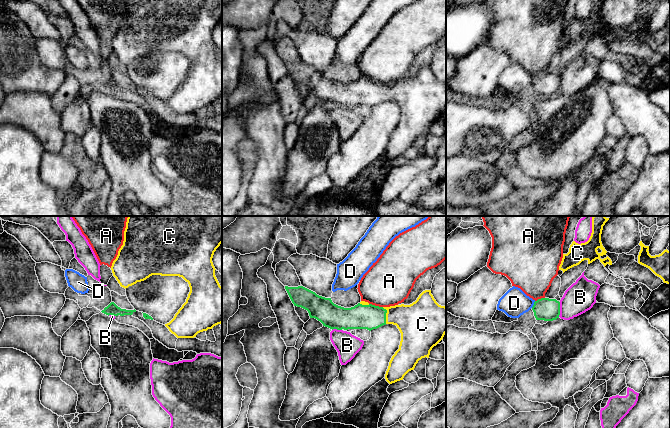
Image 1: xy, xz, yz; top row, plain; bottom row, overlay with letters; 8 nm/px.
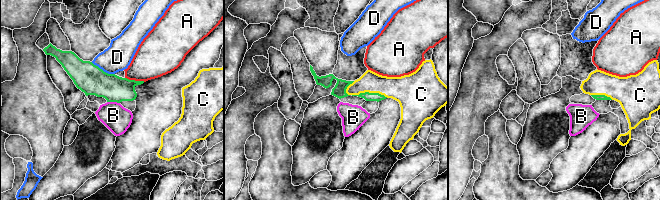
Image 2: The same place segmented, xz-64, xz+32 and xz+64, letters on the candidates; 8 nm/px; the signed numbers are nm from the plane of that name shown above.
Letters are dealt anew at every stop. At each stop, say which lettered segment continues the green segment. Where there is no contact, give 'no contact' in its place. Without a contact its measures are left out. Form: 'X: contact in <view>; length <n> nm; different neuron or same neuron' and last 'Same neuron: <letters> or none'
A: contact in xz; length 120 nm; different neuron
B: contact in yz; length 120 nm; different neuron
C: contact in xz; length 140 nm; same neuron
D: contact in yz; length 70 nm; different neuron
Same neuron: C

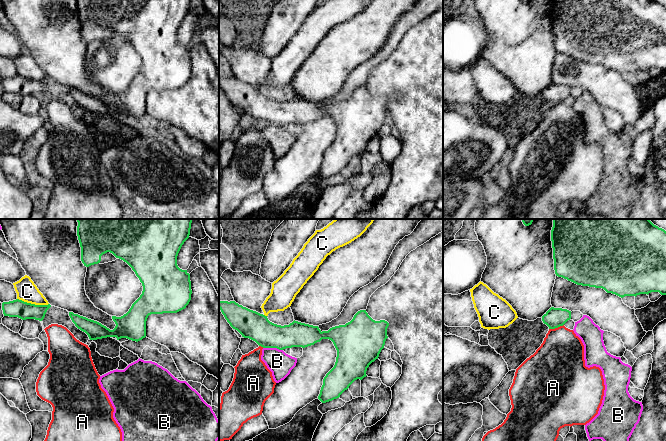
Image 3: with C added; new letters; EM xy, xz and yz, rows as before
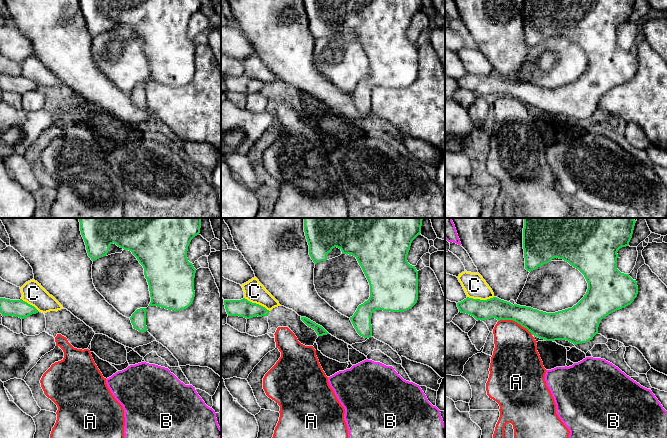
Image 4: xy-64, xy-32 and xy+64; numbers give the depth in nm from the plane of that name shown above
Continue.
A: contact in yz; length 130 nm; different neuron
B: contact in xz; length 160 nm; different neuron
C: contact in xy; length 260 nm; different neuron
Same neuron: none

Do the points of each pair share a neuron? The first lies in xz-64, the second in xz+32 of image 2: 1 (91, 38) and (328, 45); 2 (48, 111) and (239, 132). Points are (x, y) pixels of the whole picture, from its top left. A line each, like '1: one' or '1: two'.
1: one
2: two

